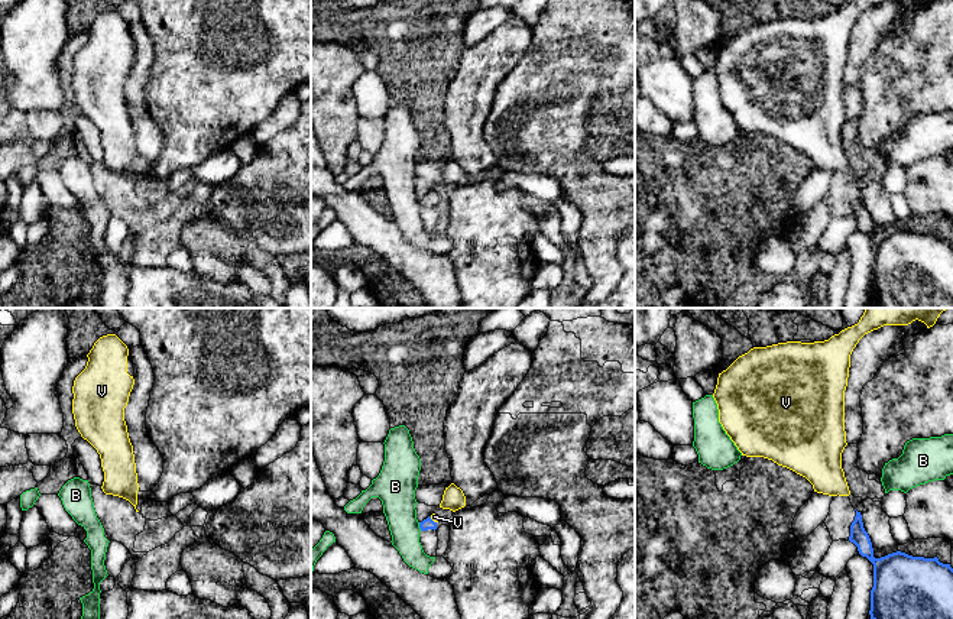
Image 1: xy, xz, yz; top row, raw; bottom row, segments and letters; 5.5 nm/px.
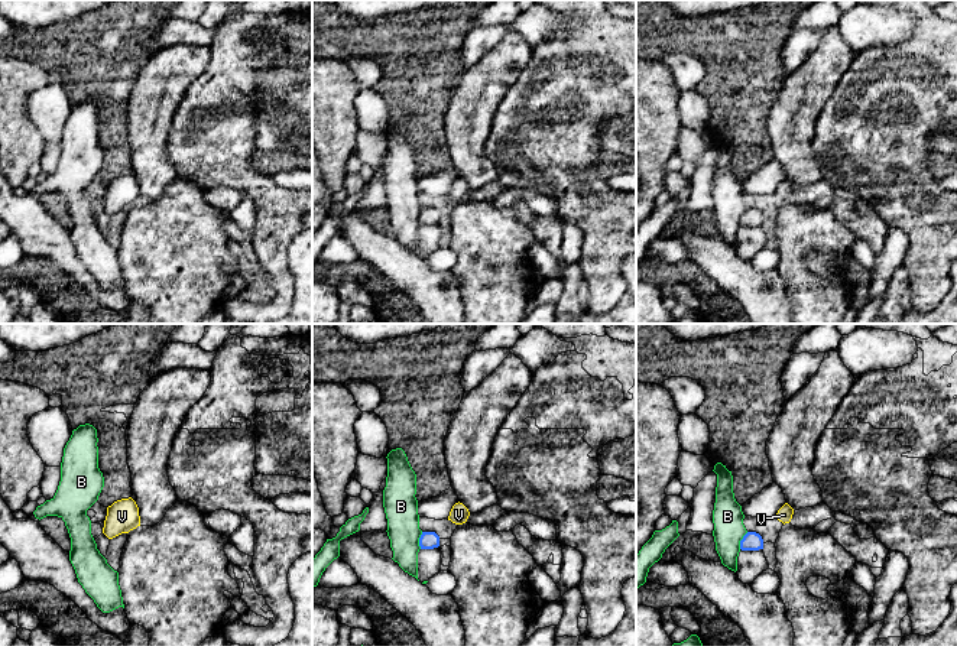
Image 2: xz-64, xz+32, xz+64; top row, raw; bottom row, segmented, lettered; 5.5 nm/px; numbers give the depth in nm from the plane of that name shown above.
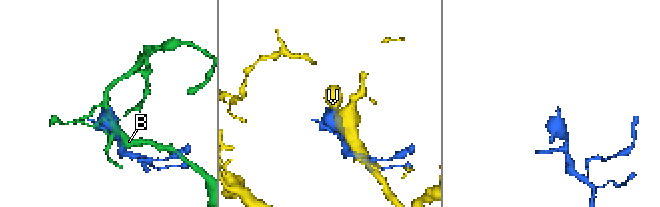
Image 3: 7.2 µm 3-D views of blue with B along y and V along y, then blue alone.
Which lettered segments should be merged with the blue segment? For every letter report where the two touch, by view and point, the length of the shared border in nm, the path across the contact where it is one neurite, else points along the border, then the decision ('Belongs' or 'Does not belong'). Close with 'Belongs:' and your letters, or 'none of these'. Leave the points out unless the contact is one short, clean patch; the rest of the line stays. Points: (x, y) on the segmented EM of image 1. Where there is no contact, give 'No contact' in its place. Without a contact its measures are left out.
B: Touches blue at xz (420, 527). Shared border 50 nm. Does not belong
V: Touches blue at xz (431, 519). Shared border 50 nm. Path across: xz (427, 524), (431, 519), (434, 517). Belongs
Belongs: V

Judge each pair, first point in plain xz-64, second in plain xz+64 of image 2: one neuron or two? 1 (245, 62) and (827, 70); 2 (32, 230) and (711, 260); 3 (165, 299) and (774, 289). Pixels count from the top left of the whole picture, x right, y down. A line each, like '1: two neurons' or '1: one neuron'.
1: two neurons
2: one neuron
3: two neurons

